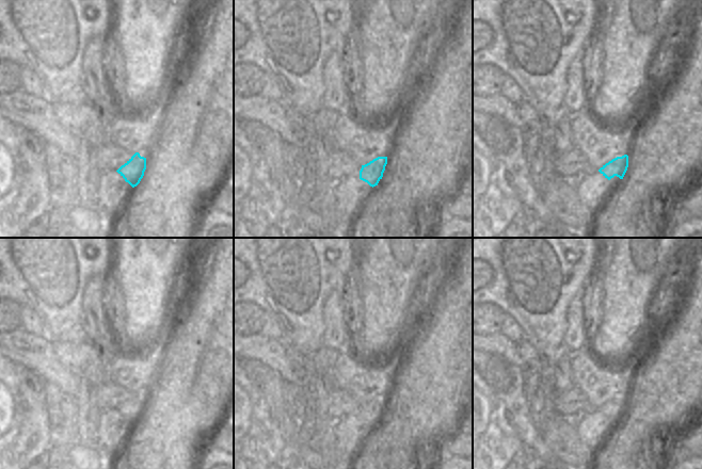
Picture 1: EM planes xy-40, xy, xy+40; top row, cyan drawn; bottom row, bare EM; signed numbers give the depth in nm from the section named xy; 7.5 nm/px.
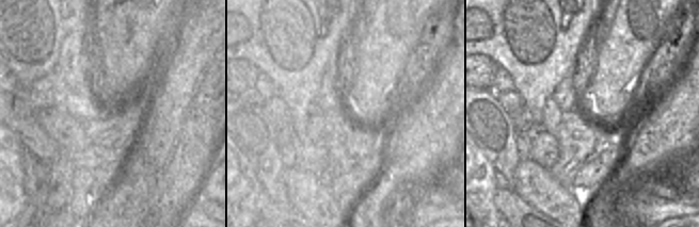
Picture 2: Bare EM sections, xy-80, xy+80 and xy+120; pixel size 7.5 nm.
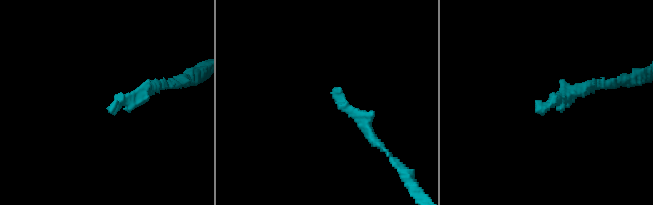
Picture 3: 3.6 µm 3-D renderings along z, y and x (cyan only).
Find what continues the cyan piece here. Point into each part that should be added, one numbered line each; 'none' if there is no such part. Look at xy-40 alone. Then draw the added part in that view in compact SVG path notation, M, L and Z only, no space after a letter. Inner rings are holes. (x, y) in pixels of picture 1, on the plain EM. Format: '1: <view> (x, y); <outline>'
none

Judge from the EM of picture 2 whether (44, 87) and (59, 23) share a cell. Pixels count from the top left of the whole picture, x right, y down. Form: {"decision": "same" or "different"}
{"decision": "different"}

